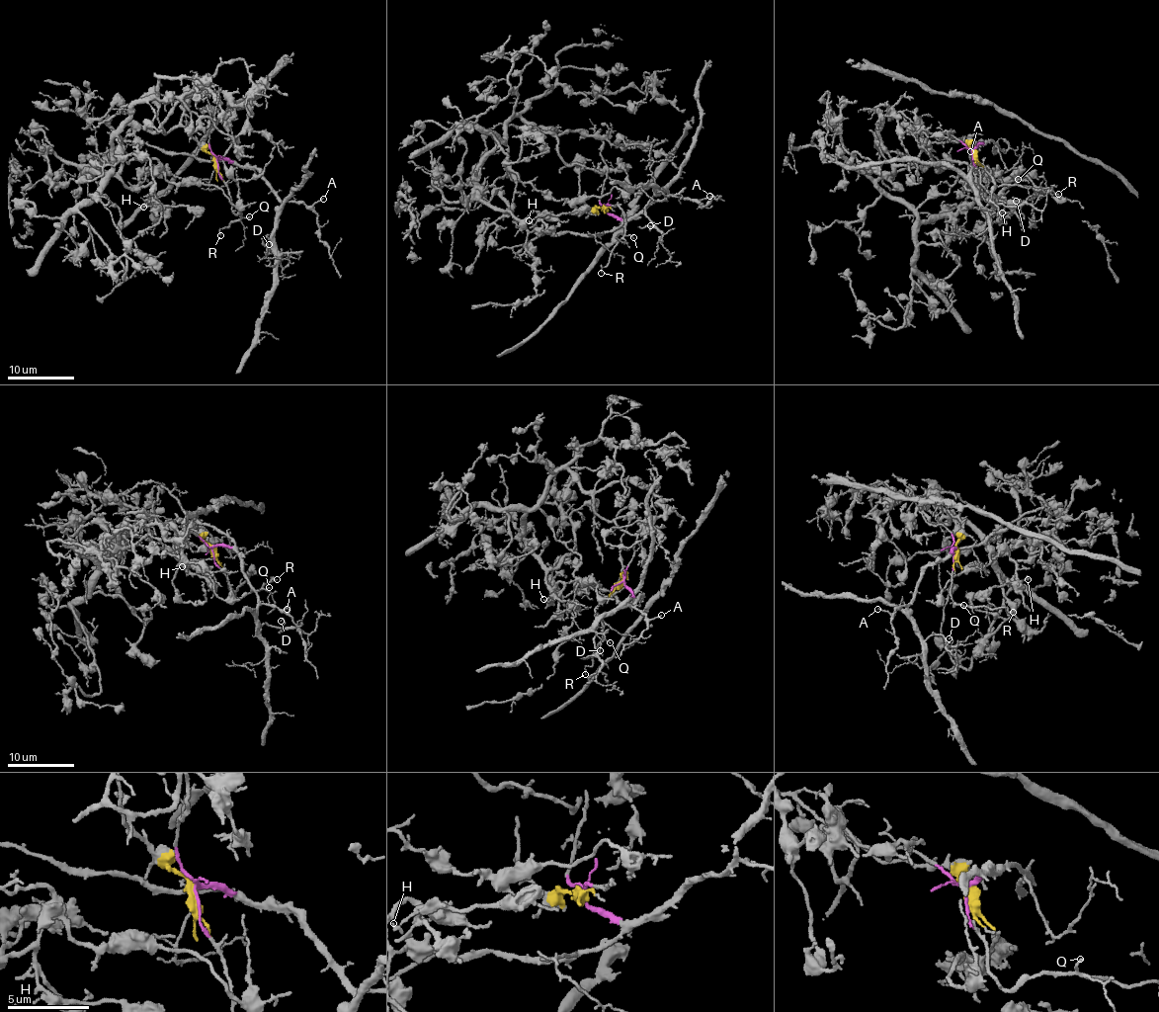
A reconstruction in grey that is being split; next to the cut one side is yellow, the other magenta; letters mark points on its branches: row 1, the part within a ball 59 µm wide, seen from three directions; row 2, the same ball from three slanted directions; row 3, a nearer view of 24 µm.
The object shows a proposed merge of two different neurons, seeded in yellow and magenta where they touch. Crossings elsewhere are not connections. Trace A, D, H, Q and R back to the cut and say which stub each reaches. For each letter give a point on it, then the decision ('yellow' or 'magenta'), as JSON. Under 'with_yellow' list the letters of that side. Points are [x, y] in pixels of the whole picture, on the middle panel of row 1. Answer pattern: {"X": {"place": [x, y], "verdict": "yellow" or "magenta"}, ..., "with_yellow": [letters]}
{"A": {"place": [709, 196], "verdict": "magenta"}, "D": {"place": [650, 225], "verdict": "magenta"}, "H": {"place": [529, 220], "verdict": "yellow"}, "Q": {"place": [633, 237], "verdict": "magenta"}, "R": {"place": [601, 273], "verdict": "magenta"}, "with_yellow": ["H"]}

